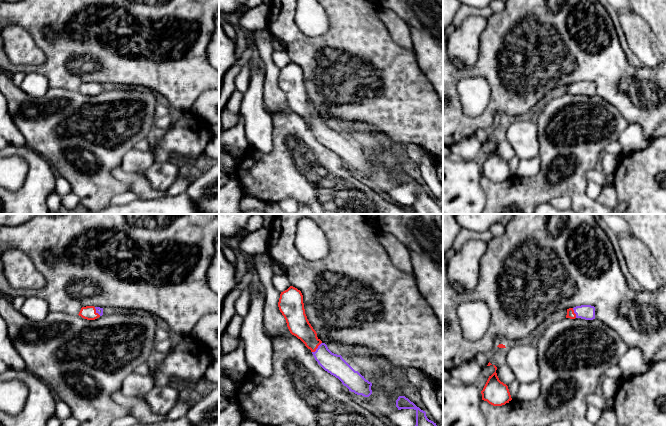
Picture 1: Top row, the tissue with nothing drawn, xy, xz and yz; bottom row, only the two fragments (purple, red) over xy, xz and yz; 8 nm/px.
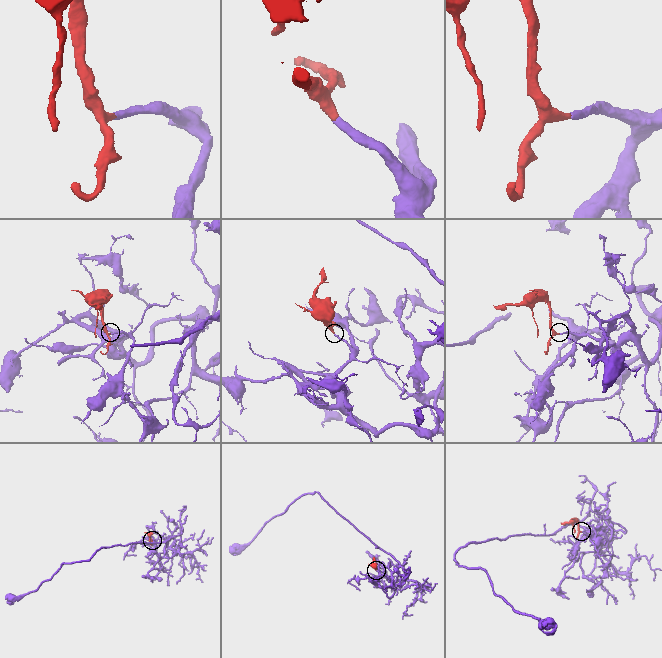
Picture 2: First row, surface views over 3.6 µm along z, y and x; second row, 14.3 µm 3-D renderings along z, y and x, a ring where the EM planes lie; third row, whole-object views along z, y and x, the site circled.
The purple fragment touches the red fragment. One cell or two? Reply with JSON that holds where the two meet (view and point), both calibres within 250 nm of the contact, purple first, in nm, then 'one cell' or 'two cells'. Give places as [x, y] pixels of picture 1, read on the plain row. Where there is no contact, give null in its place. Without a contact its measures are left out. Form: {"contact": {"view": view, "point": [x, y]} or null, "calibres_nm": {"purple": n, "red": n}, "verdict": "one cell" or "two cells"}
{"contact": {"view": "xz", "point": [317, 124]}, "calibres_nm": {"purple": 160, "red": 170}, "verdict": "one cell"}

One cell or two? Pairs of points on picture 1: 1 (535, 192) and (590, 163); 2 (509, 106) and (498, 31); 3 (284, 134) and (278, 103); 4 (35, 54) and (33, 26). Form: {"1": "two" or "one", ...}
{"1": "one", "2": "one", "3": "two", "4": "two"}

